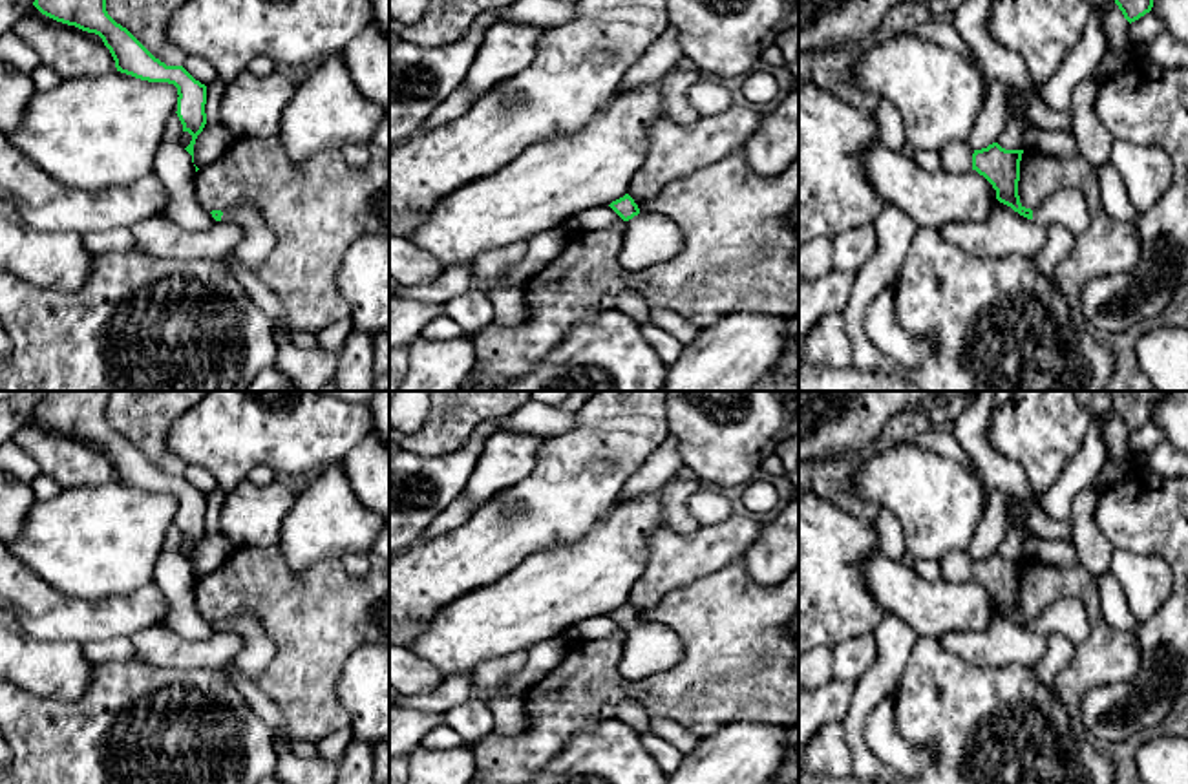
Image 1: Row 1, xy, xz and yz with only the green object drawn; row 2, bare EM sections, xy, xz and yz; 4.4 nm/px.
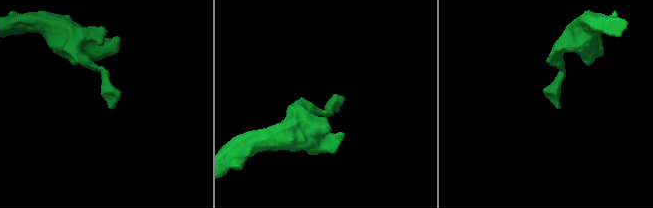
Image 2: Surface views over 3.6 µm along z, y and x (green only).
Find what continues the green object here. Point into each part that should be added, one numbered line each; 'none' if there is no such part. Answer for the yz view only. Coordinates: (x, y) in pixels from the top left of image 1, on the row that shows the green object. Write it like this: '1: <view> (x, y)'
1: yz (1066, 207)

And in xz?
1: xz (651, 238)

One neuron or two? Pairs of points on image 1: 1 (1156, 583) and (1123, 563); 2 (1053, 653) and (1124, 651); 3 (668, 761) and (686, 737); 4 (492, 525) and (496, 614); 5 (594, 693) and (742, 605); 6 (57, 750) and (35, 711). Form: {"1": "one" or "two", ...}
{"1": "one", "2": "two", "3": "two", "4": "two", "5": "one", "6": "one"}

